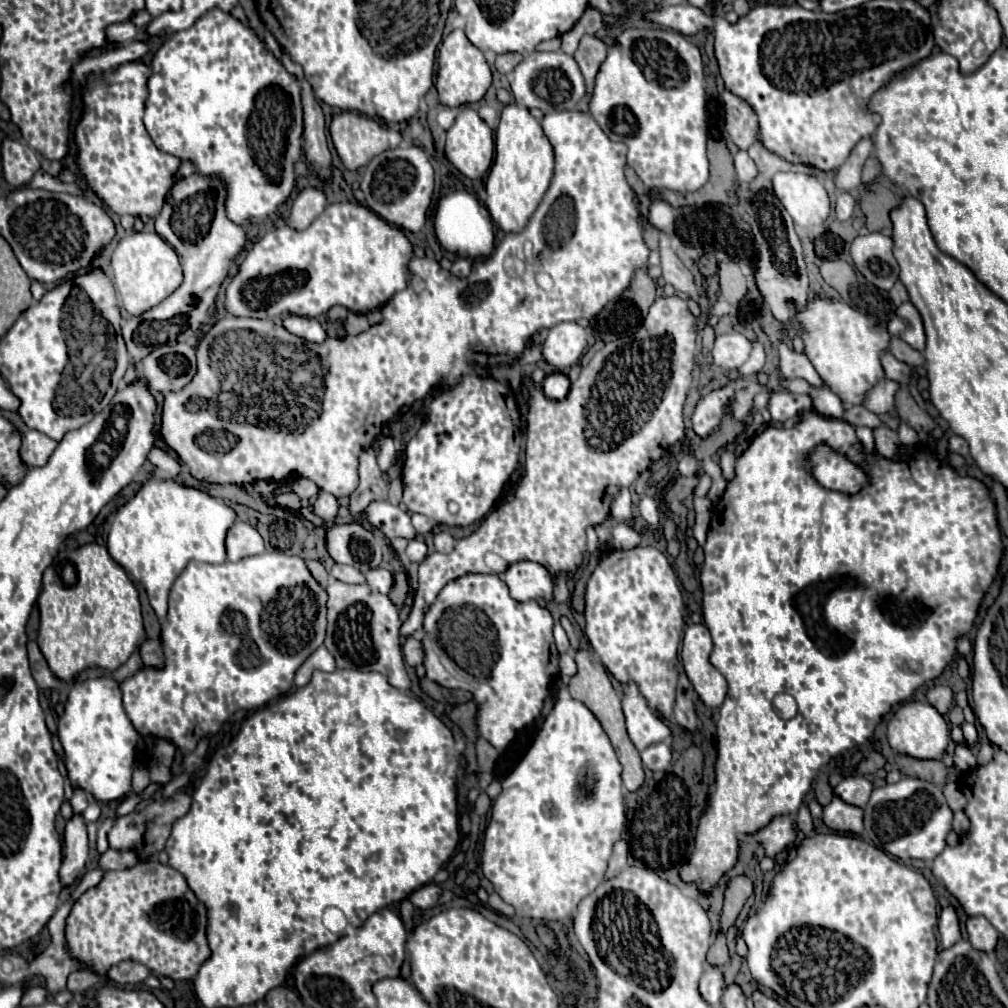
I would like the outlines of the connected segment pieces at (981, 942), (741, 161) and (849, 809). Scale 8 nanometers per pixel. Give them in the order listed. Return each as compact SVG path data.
M970 917L966 921L968 939L974 945L974 949L992 953L998 943L998 931L984 919L984 917Z
M738 151L734 155L734 165L736 165L736 175L740 183L750 183L754 181L754 177L758 177L758 167L754 165L754 161L746 151Z
M838 795L824 807L824 823L840 833L860 833L862 831L862 809L844 803Z

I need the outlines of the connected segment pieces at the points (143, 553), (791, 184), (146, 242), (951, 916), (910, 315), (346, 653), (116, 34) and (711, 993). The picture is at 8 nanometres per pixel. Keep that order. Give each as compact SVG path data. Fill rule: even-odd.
M148 475L136 495L118 509L108 531L106 546L112 559L146 587L158 619L166 619L168 593L188 561L226 561L226 533L236 521L236 511L222 499L180 485L170 477Z
M776 173L774 193L800 227L822 225L830 215L830 197L824 183L804 173Z
M130 233L126 235L112 253L112 279L116 293L130 315L142 315L144 311L156 307L168 295L172 295L182 283L180 257L170 243L166 243L158 233Z
M954 907L942 909L940 923L938 923L938 933L940 933L940 943L944 945L944 949L950 949L950 945L954 945L954 943L958 943L962 939Z
M906 301L896 309L896 317L888 323L888 333L894 337L904 339L912 349L924 351L926 335L924 335L924 325L918 309Z
M330 579L328 585L328 631L326 649L334 655L340 669L358 671L378 671L386 673L390 685L400 691L410 689L410 677L406 673L406 663L400 647L400 613L388 595L374 593L366 583L348 585Z
M132 21L120 23L120 25L110 25L108 27L108 41L122 41L122 43L130 43L136 39L136 27Z
M708 965L702 979L700 979L700 993L710 1005L718 1005L724 991L724 975L720 967Z

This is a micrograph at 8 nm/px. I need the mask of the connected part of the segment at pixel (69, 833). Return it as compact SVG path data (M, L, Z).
M74 815L66 823L66 831L64 831L64 861L60 867L62 887L76 885L86 863L88 863L86 823L84 823L82 815Z

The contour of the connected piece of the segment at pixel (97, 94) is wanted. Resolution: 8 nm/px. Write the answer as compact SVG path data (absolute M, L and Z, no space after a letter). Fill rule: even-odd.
M134 61L124 63L104 77L88 77L82 91L86 109L76 127L80 149L78 165L94 193L118 215L156 217L166 199L166 191L176 183L180 159L162 153L144 129L144 103L148 97L146 79L150 67Z

